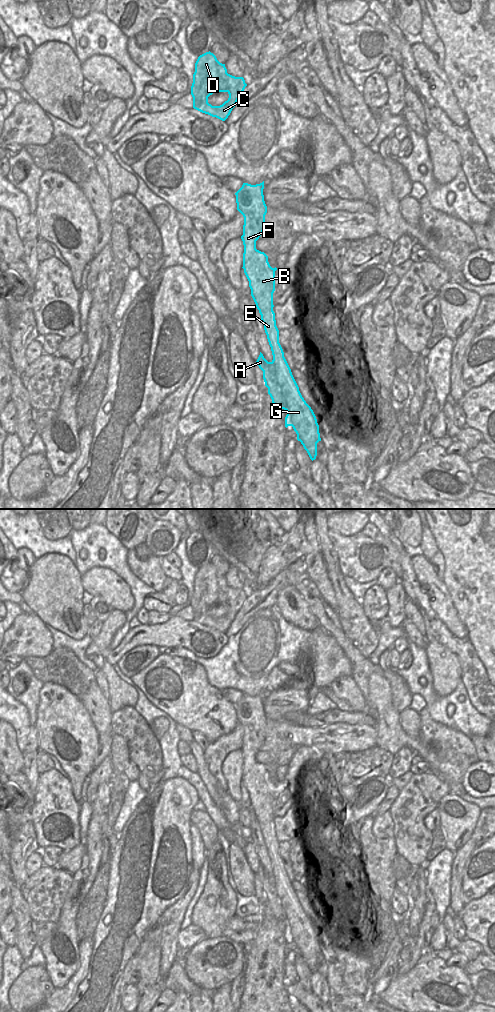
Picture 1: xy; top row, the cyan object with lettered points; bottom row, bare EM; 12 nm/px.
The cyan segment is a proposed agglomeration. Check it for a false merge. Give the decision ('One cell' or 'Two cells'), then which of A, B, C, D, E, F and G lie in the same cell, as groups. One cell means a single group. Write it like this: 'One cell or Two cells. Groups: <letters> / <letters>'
Two cells. Groups: A / B C D E F G.

